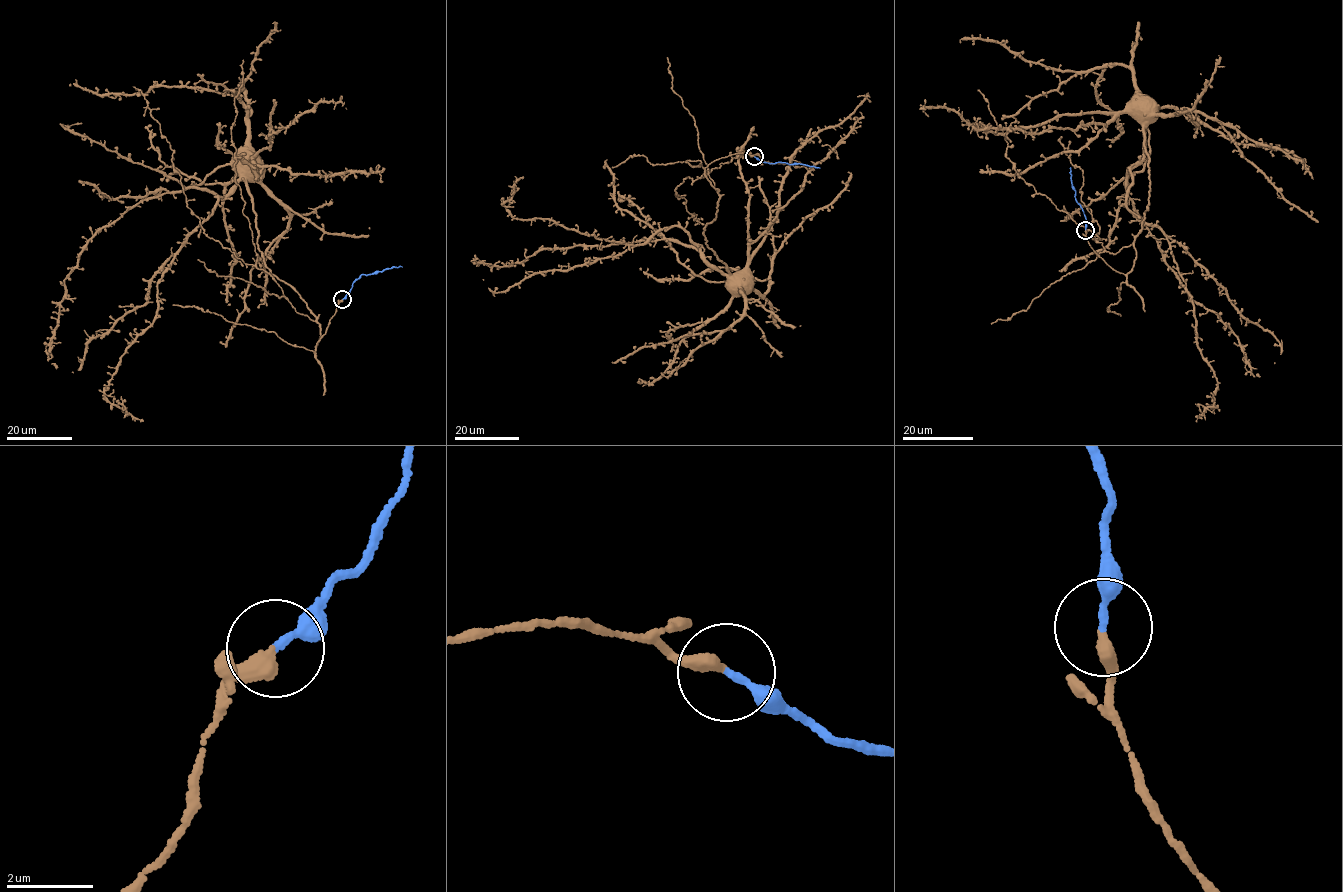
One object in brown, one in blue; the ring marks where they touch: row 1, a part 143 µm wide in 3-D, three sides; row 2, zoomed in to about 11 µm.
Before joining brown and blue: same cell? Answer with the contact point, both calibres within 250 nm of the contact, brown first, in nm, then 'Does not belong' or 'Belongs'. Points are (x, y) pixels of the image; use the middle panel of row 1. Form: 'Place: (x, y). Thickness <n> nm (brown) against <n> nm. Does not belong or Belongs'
Place: (754, 156). Thickness 360 nm (brown) against 200 nm. Belongs

